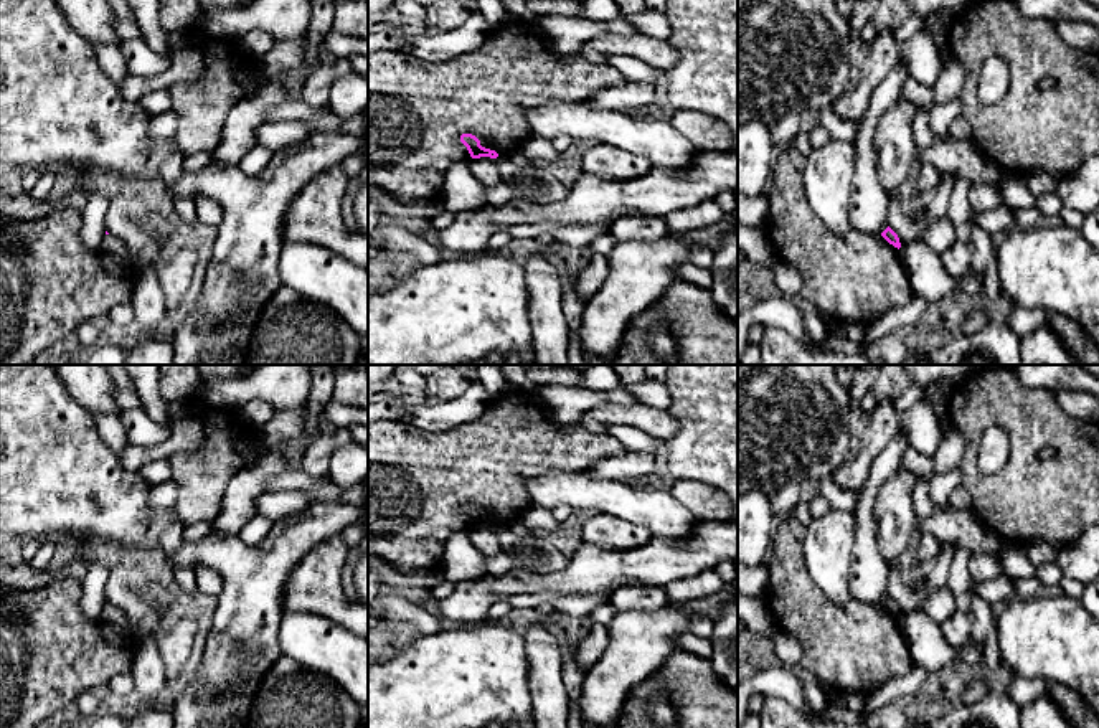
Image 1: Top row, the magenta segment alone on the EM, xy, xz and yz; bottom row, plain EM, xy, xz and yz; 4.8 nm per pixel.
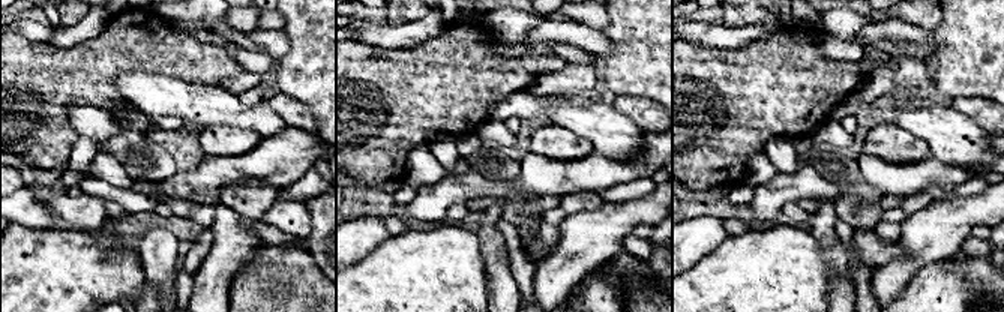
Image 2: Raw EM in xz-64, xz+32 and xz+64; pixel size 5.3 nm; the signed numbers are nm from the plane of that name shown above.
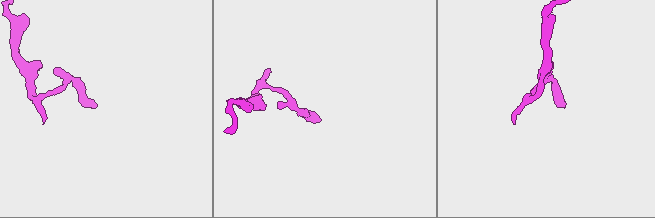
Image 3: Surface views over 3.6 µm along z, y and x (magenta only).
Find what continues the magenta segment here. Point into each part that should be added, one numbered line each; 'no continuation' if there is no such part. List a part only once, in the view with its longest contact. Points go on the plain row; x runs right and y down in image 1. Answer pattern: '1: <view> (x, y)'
no continuation

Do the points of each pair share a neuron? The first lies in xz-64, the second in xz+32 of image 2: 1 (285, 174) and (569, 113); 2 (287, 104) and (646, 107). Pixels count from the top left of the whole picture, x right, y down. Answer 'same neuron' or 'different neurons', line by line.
1: different neurons
2: same neuron

